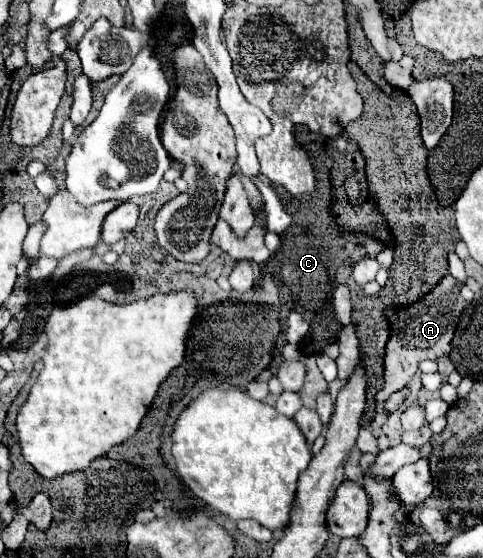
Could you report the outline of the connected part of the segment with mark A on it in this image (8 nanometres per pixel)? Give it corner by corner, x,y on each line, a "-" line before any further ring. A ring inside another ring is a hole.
446,274
434,290
430,290
422,300
410,306
386,306
384,316
390,322
390,338
384,354
384,386
375,396
378,402
384,402
396,390
402,390
410,378
418,372
418,364
422,360
436,360
442,354
450,352
450,342
454,336
454,328
462,310
466,308
466,300
460,296
460,286
454,276

